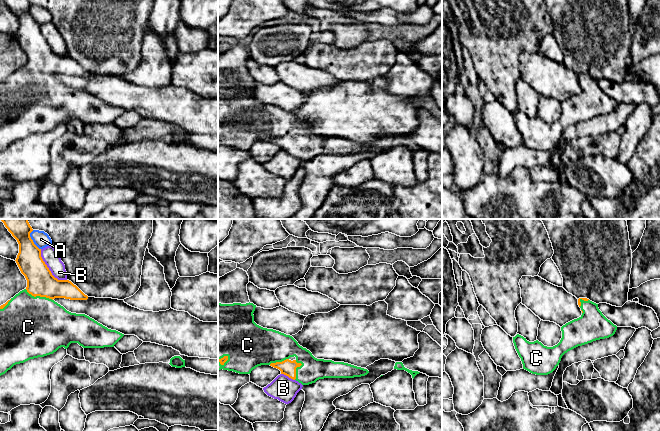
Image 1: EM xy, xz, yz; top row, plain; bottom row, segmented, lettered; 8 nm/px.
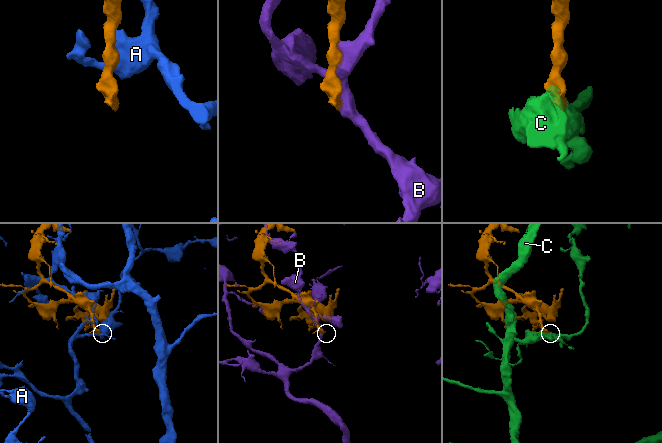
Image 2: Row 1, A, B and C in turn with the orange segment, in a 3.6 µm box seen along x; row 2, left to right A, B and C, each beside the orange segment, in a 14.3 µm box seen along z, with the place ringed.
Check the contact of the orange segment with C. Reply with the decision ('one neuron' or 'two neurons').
one neuron

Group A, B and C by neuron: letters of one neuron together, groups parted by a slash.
A / B / C

